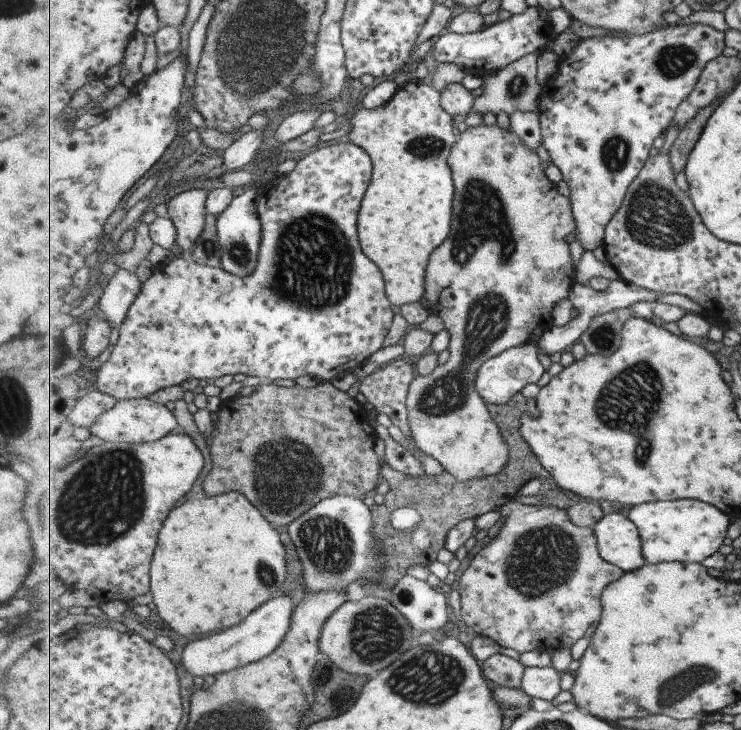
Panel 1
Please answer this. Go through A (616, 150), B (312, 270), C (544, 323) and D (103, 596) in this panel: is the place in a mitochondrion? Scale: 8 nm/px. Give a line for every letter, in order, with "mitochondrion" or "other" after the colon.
A: mitochondrion
B: mitochondrion
C: other
D: other

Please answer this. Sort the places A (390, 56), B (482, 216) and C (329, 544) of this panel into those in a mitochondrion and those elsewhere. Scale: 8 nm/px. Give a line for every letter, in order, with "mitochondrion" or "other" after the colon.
A: other
B: mitochondrion
C: mitochondrion

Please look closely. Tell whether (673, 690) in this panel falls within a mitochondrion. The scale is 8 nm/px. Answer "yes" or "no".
yes

